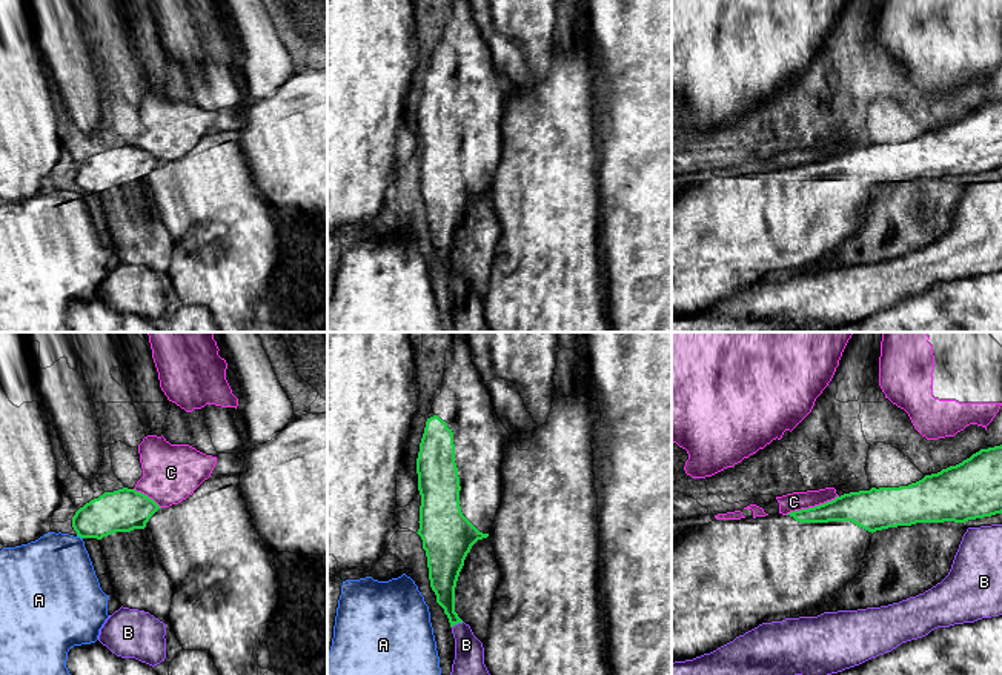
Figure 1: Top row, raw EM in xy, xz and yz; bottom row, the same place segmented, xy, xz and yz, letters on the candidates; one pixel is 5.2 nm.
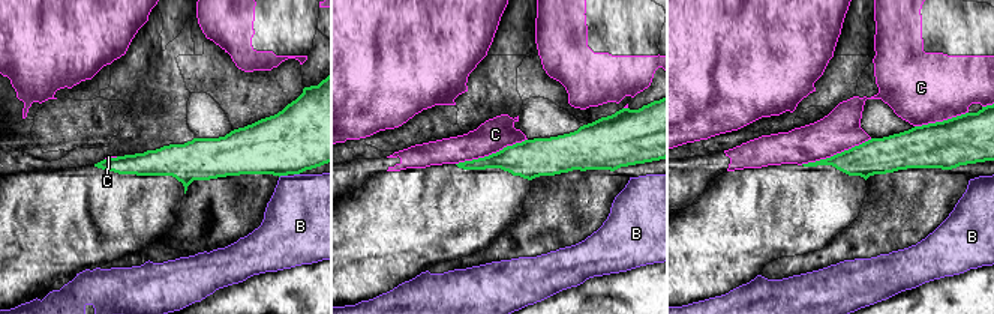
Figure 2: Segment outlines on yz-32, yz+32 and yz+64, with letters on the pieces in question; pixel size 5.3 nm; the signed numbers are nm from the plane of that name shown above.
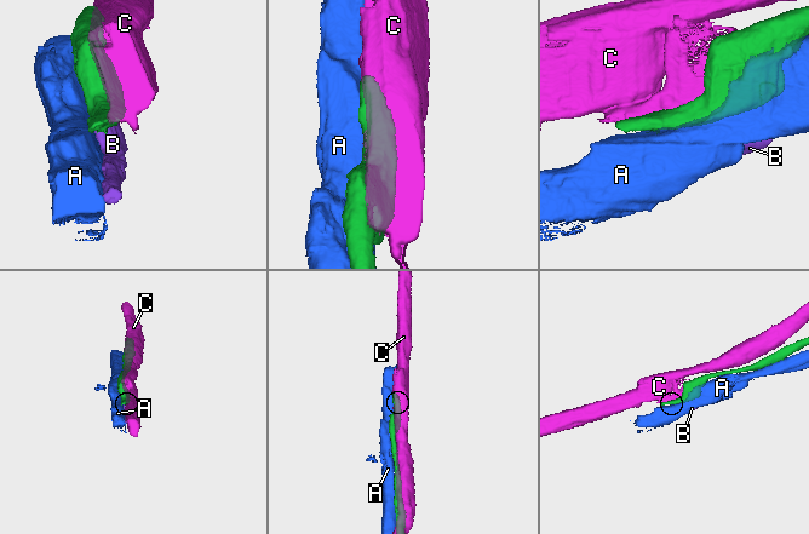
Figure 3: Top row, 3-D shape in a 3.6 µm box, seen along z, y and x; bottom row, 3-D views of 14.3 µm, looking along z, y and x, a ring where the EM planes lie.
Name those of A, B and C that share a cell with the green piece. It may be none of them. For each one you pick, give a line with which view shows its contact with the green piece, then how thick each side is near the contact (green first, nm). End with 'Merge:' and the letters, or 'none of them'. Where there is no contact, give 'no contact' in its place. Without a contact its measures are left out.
Merge: none of them

